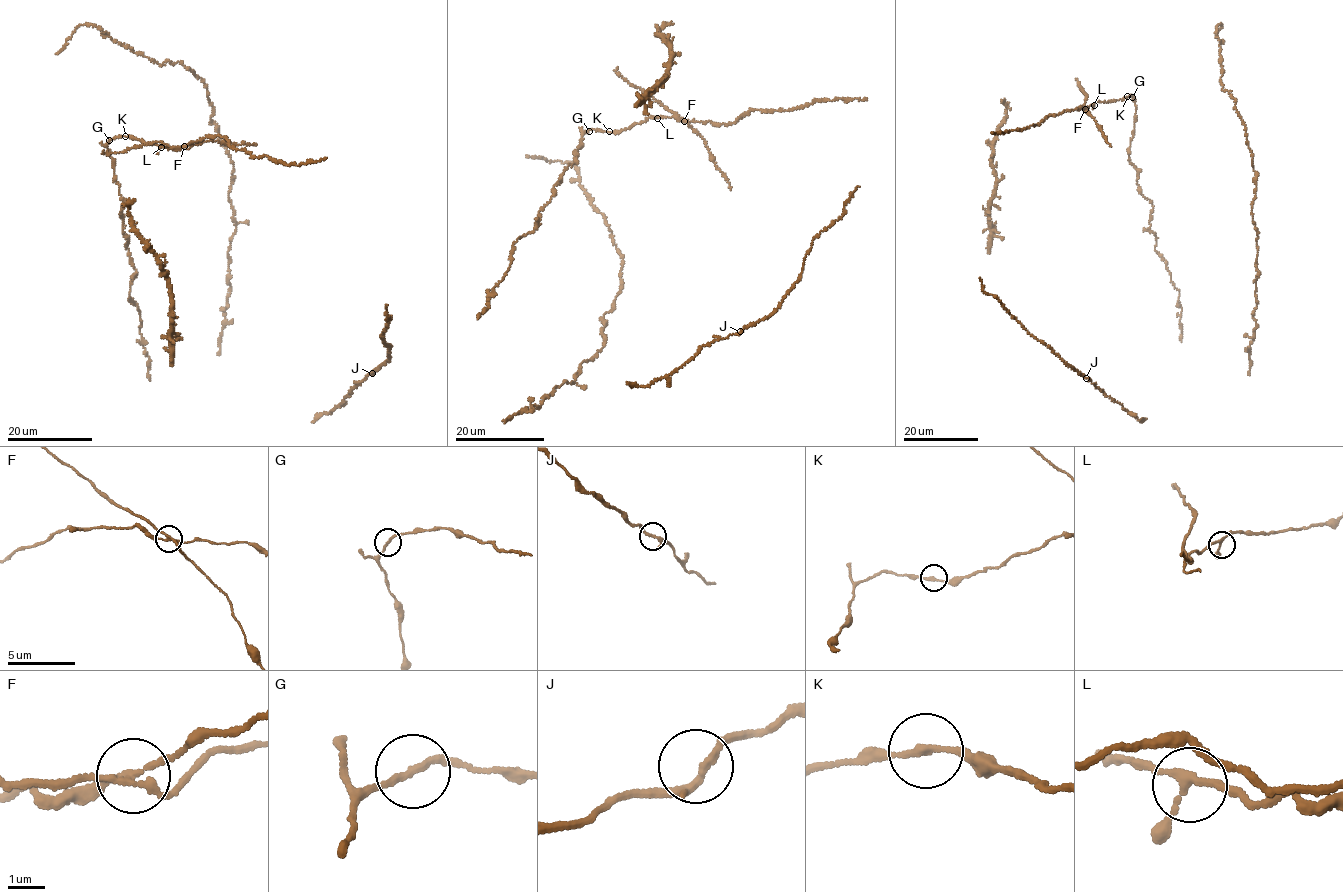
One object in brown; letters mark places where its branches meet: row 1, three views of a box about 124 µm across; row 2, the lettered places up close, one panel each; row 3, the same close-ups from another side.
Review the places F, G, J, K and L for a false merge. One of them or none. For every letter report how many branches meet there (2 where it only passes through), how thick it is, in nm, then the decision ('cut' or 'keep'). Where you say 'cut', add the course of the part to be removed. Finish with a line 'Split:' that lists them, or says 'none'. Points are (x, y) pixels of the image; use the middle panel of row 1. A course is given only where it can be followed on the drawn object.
F: 4 branches meet; 170 nm thick; cut; foreign part runs (684, 121), (642, 90), (629, 84), (616, 73), (618, 68)
G: 2 branches meet; 170 nm thick; keep
J: 3 branches meet; 170 nm thick; keep
K: 2 branches meet; 180 nm thick; keep
L: 3 branches meet; 170 nm thick; keep
Split: F

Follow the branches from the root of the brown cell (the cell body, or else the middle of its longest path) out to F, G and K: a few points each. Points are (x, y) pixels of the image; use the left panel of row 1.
F: (140, 326), (129, 298), (136, 271), (123, 233), (124, 200), (107, 144), (126, 135), (184, 146)
G: (140, 326), (140, 311), (129, 298), (136, 271), (126, 248), (124, 200), (107, 148), (109, 140)
K: (140, 326), (140, 311), (129, 298), (136, 271), (123, 233), (124, 200), (107, 148), (111, 138), (125, 136)

